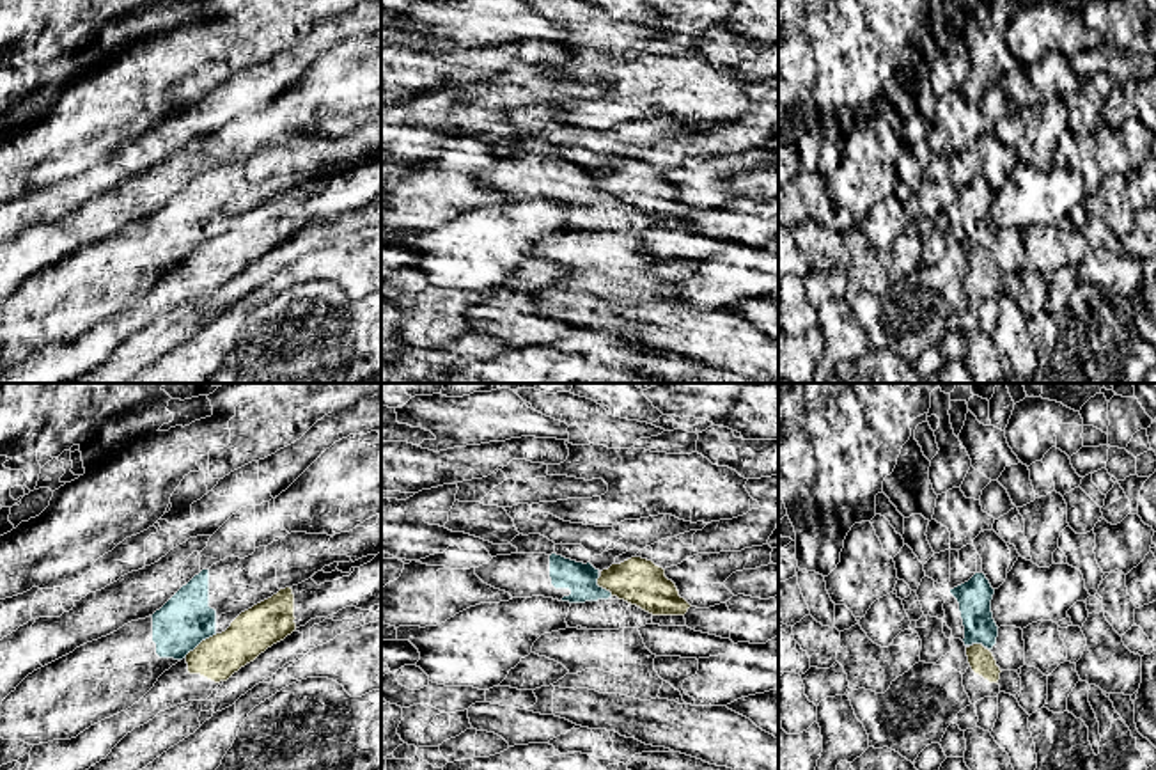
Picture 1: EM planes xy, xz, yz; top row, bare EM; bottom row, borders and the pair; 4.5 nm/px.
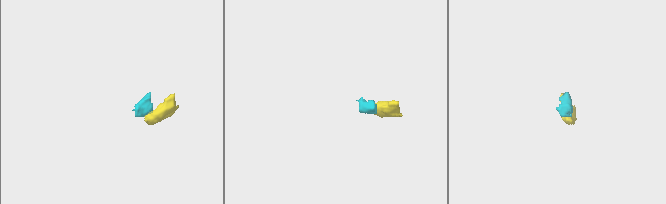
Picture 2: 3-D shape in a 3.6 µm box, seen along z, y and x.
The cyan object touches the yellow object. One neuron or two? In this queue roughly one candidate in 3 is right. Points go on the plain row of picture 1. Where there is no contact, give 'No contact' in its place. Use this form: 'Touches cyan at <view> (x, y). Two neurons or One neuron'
Touches cyan at xy (201, 243). Two neurons

